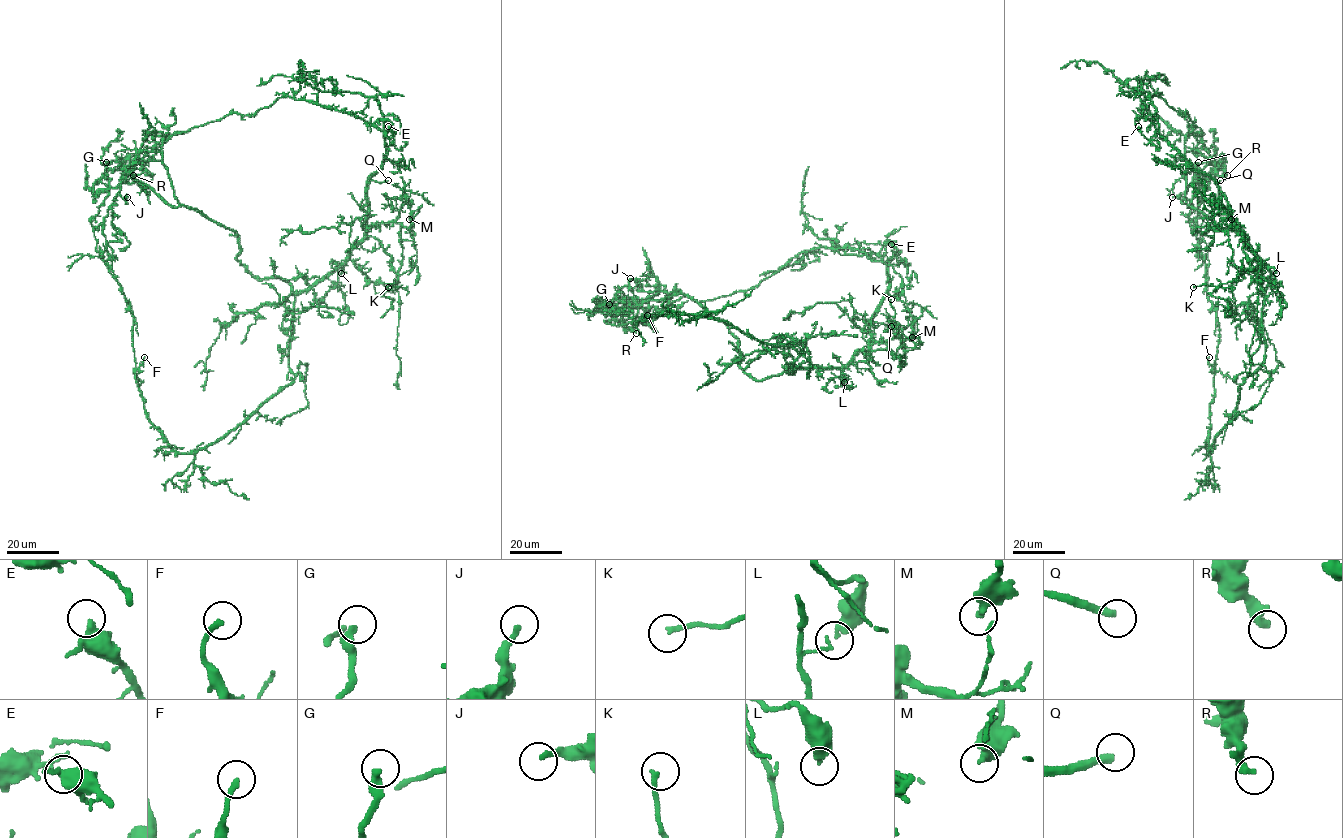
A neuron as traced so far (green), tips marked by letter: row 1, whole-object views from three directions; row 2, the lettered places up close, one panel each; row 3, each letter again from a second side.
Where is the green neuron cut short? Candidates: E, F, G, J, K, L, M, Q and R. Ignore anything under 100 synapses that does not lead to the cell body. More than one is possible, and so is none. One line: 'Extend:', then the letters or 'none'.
Extend: Q

